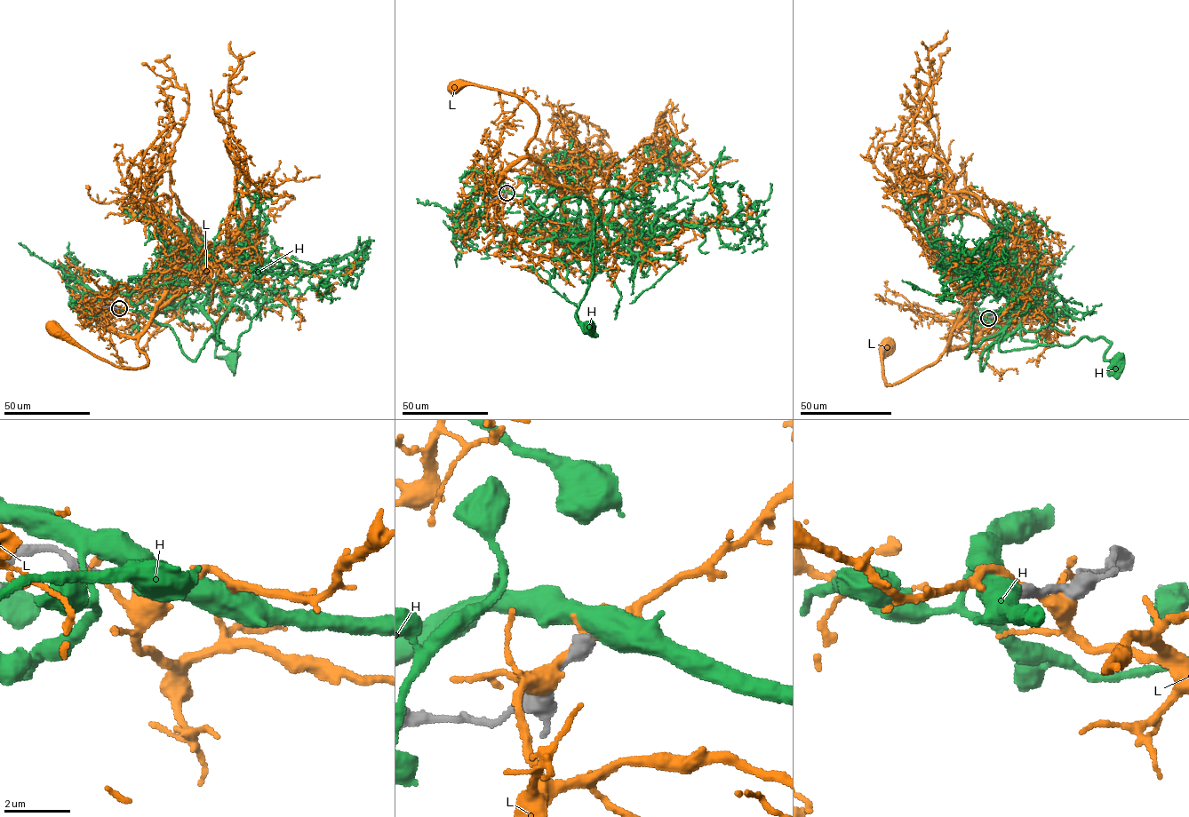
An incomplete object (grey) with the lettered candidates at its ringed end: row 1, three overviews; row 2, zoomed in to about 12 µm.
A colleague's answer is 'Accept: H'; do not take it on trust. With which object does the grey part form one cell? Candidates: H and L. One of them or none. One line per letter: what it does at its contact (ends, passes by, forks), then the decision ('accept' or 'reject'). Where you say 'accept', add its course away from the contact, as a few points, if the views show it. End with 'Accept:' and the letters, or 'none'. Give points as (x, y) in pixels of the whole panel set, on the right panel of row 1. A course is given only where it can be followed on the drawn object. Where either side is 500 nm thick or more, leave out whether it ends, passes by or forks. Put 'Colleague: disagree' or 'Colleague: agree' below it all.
H: reject
L: it forks; reject
Accept: none
Colleague: disagree

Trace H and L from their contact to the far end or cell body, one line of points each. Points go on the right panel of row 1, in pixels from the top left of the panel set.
H: (988, 317), (1005, 332), (981, 370), (982, 352), (1021, 326), (1039, 344), (1104, 337), (1116, 361)
L: (990, 318), (1009, 321), (969, 345), (949, 348), (929, 366), (887, 385), (881, 363), (890, 347), (887, 345)

